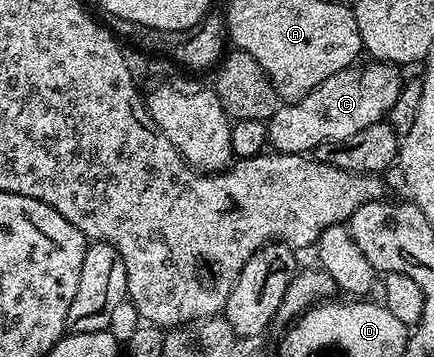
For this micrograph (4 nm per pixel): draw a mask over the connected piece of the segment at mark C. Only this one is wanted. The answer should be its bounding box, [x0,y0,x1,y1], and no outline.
[267,61,405,155]

